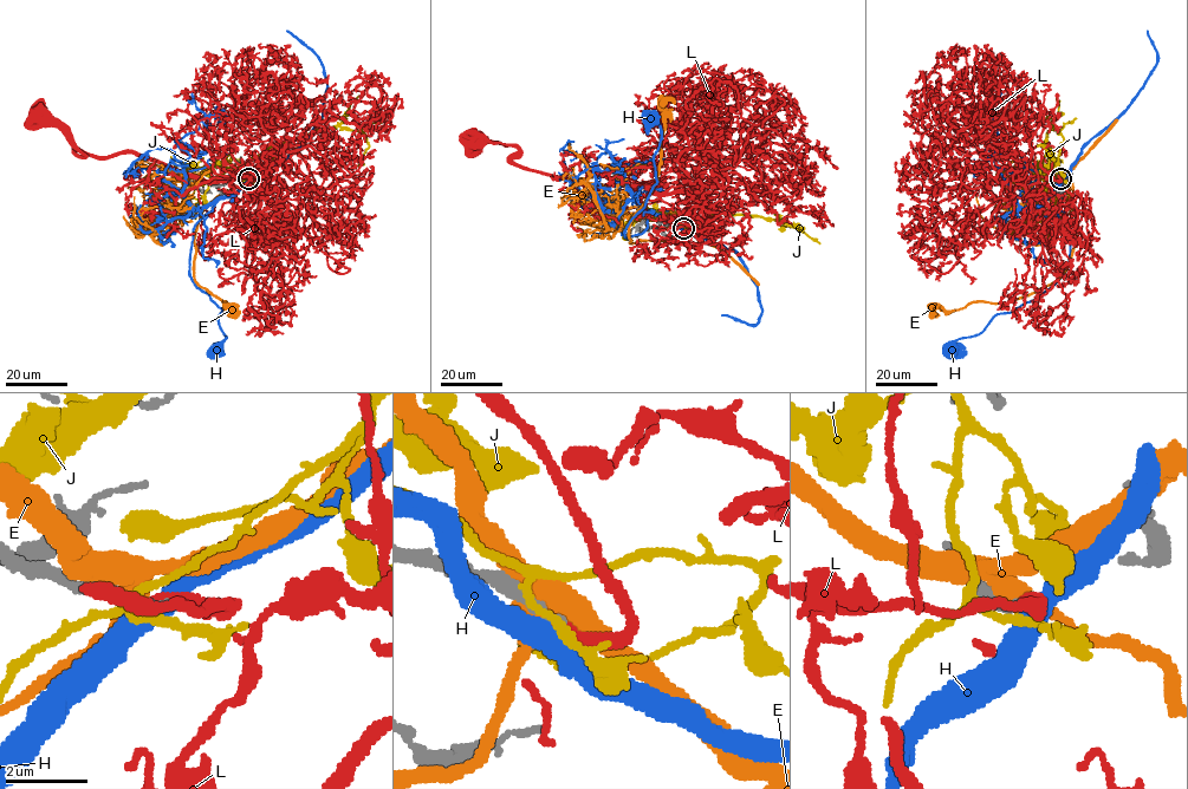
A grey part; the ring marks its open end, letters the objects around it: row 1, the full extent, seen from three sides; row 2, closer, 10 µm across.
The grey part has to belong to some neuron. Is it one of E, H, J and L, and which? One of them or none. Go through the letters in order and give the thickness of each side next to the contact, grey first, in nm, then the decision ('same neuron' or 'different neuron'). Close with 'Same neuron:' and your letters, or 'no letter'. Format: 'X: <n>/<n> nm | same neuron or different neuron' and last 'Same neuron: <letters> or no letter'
E: 440/480 nm | different neuron
H: 280/480 nm | different neuron
J: 380/160 nm | different neuron
L: 240/240 nm | same neuron
Same neuron: L

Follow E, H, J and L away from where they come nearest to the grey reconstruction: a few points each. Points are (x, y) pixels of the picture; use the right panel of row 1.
E: (1059, 178), (1072, 184), (1076, 234), (1068, 269), (1007, 302), (972, 301), (948, 312), (933, 306), (935, 314)
H: (1062, 178), (1046, 202), (1066, 214), (1070, 228), (1066, 272), (1039, 295), (998, 313), (950, 350)
J: (1059, 180), (1057, 163), (1043, 145), (1052, 126), (1064, 139), (1055, 169)
L: (1062, 178), (1037, 176), (1020, 181), (1011, 152), (1003, 156), (980, 152), (969, 117)

